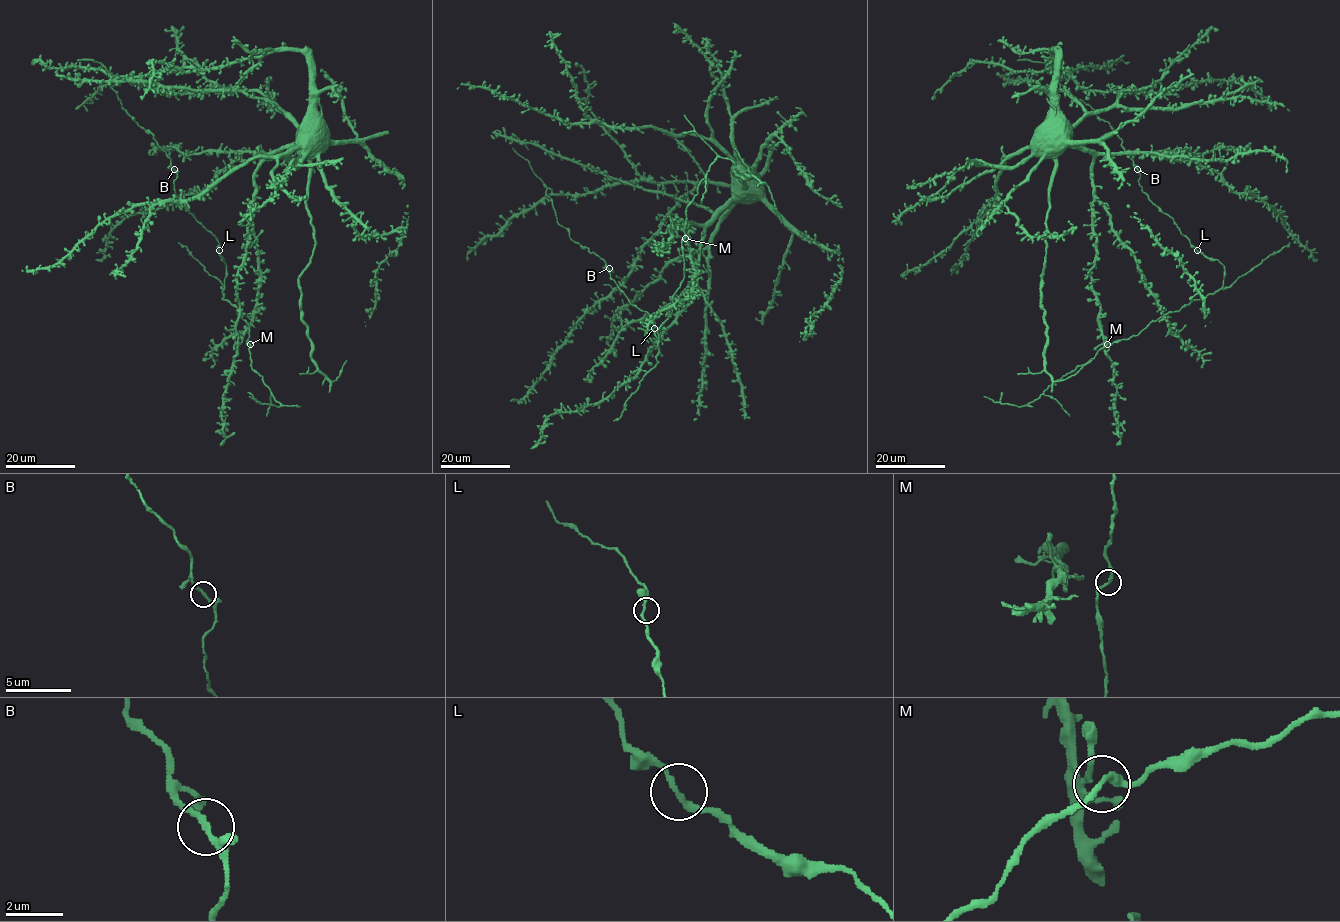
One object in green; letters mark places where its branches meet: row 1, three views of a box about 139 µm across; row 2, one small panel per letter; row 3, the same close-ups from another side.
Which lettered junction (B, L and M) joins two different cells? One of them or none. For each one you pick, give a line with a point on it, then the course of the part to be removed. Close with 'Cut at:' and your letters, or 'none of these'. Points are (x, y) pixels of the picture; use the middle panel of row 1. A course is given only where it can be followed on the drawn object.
Cut at: none of these

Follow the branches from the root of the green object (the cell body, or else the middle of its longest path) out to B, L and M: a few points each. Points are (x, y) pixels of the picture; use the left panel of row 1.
B: (130, 76), (113, 78), (110, 87), (126, 112), (152, 134), (174, 169)
L: (130, 76), (113, 78), (110, 87), (170, 160), (177, 174), (175, 194), (217, 238), (219, 250)
M: (130, 76), (110, 87), (170, 160), (179, 200), (217, 238), (223, 299), (248, 324), (250, 344)

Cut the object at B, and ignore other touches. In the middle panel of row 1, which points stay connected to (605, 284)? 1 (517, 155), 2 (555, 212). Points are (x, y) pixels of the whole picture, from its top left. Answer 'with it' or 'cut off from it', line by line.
1: cut off from it
2: cut off from it

